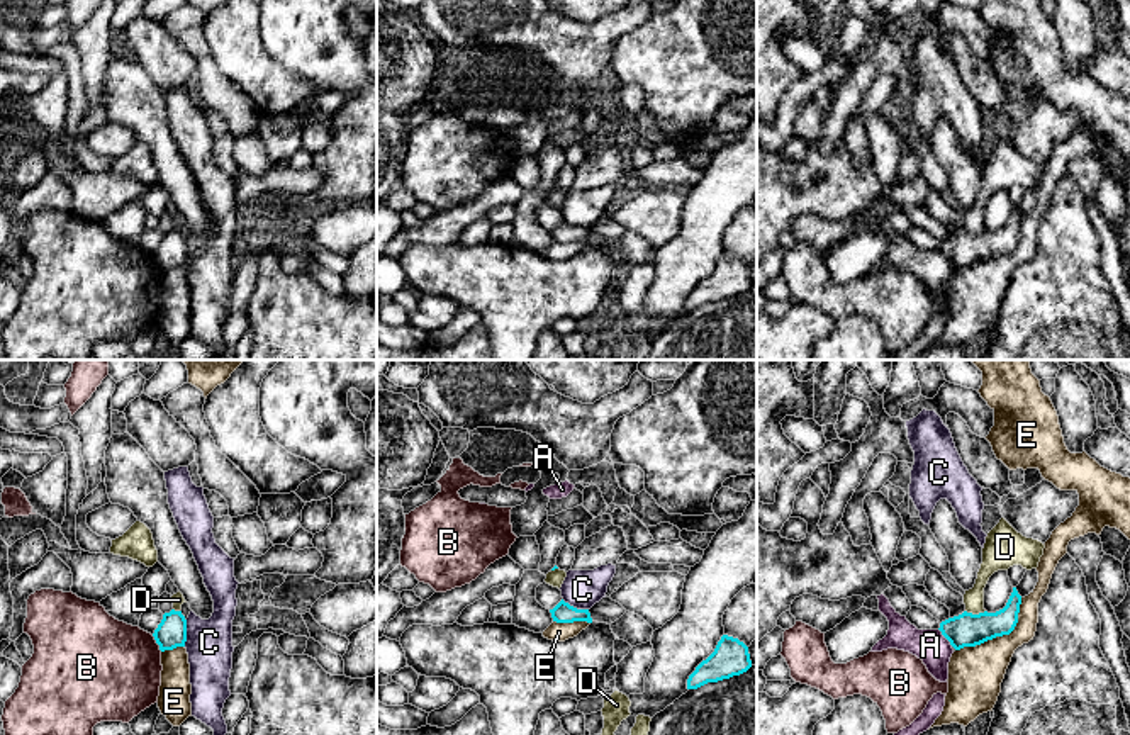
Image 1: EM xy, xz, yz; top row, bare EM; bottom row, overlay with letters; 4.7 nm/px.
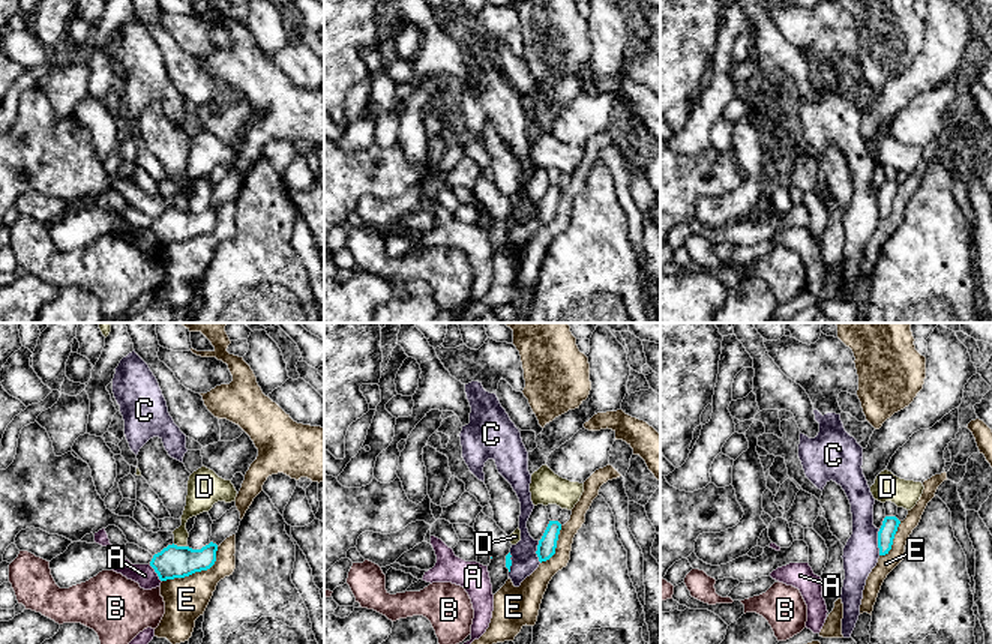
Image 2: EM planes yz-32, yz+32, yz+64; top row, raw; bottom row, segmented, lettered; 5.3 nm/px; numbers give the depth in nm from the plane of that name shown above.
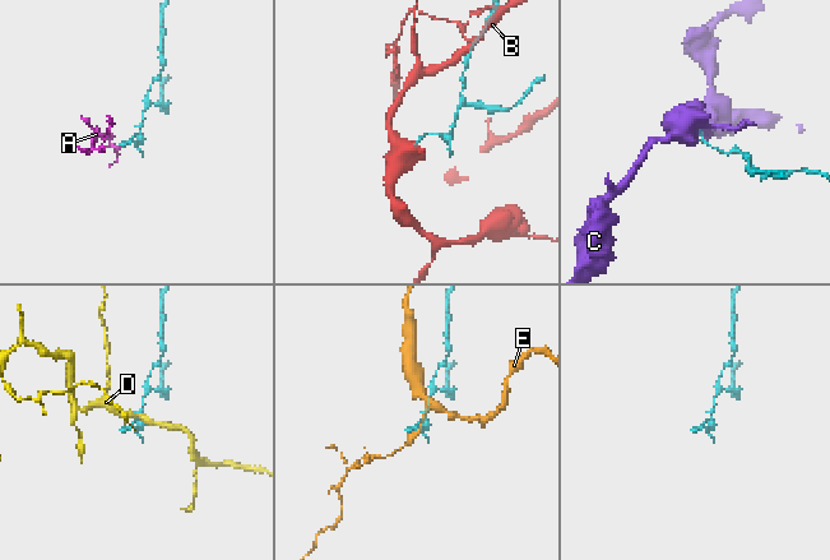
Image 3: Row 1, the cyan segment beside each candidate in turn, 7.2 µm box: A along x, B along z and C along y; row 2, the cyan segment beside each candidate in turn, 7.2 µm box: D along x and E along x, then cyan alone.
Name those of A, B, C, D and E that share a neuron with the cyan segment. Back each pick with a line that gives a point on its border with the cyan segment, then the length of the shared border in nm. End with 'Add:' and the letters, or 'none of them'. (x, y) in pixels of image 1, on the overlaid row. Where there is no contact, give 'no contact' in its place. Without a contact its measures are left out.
Add: none of them

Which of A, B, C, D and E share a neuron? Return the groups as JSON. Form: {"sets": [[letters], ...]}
{"sets": [["A"], ["B"], ["C"], ["D"], ["E"]]}

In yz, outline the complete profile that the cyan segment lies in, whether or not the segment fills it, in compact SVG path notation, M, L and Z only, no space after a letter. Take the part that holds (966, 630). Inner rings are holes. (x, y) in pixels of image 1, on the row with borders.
M1013 587L1003 609L979 614L964 611L959 616L942 621L938 630L955 650L976 647L996 637L1010 635L1018 623L1020 604L1021 596Z

